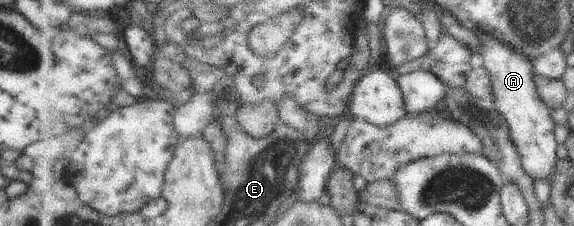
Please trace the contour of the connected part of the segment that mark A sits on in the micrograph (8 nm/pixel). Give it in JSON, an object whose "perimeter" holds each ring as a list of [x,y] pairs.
{"perimeter":[[[479,35],[483,41],[481,55],[484,56],[484,67],[489,71],[492,80],[492,97],[495,109],[505,117],[511,141],[521,157],[523,171],[535,179],[549,179],[555,175],[557,165],[557,141],[555,139],[556,124],[551,119],[552,111],[541,100],[536,88],[535,66],[527,56],[513,51],[507,43],[497,41],[493,35]]]}

